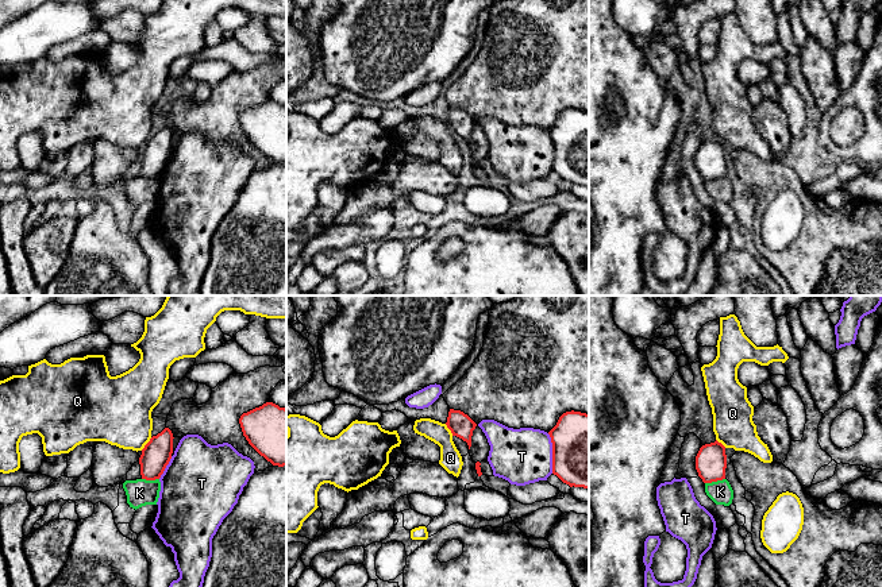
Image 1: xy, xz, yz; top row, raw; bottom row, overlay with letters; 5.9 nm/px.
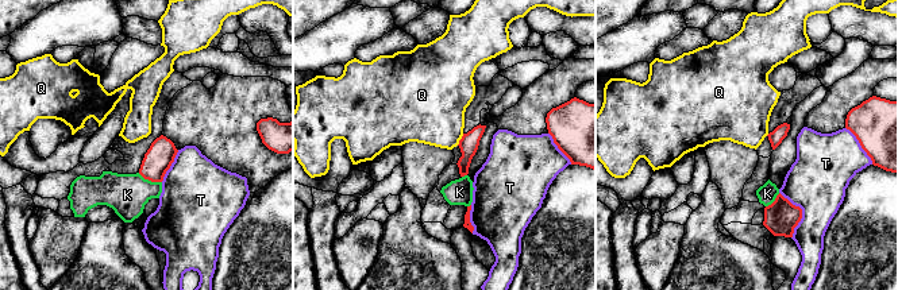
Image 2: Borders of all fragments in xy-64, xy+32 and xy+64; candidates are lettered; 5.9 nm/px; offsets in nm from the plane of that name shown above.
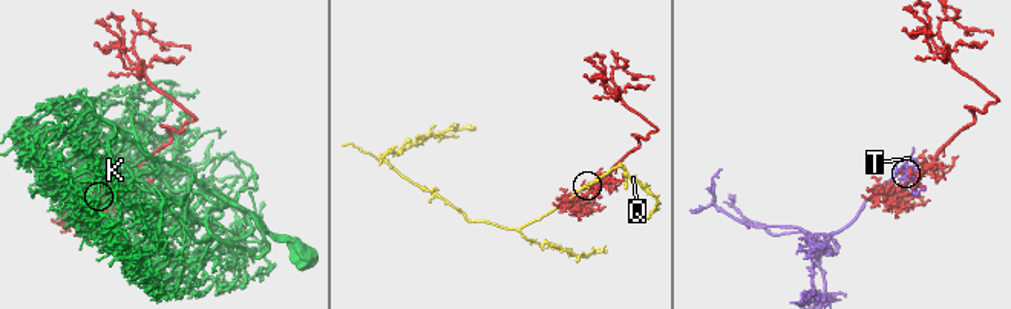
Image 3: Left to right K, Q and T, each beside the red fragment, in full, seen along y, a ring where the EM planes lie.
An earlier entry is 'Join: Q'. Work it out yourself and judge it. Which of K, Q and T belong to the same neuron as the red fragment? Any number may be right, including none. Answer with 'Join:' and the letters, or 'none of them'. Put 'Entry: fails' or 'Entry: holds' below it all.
Join: none of them
Entry: fails

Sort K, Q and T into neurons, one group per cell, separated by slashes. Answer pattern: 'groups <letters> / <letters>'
groups K / Q / T

